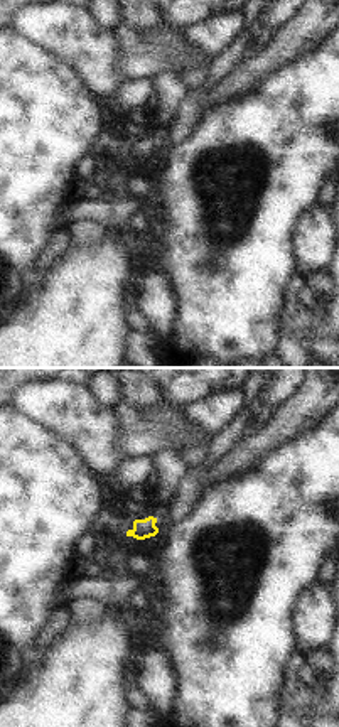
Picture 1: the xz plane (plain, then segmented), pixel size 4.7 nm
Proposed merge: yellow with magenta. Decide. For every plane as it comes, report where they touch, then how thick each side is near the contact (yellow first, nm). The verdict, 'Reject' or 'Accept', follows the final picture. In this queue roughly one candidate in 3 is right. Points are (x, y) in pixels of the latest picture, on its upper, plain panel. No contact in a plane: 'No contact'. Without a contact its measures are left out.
No contact.

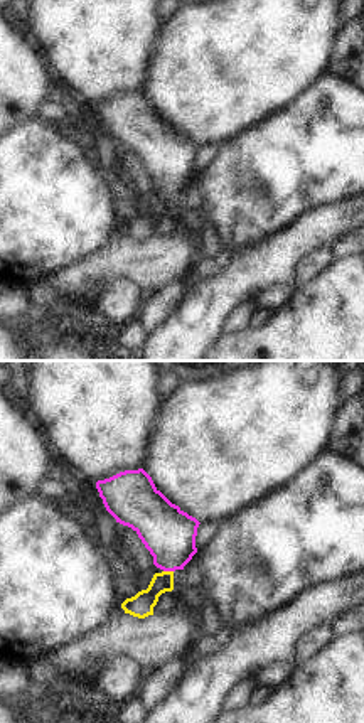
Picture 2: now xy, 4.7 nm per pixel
Touches yellow at (169, 194). Thickness 120 nm (yellow) against 260 nm.

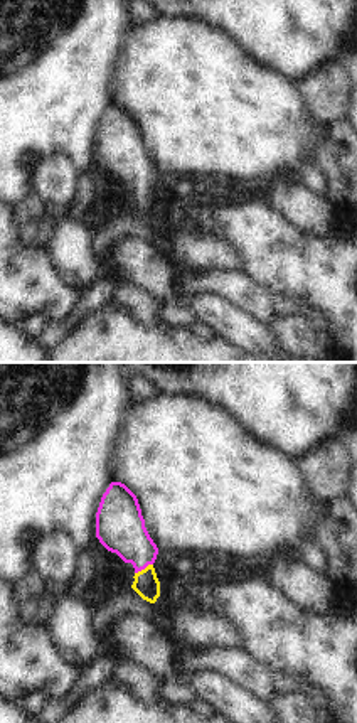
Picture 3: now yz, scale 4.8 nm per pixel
Touches yellow at (145, 191). Thickness 120 nm (yellow) against 240 nm.

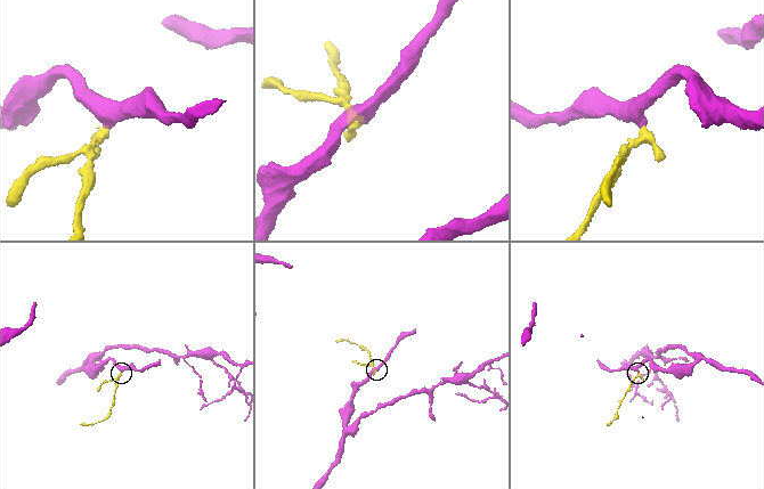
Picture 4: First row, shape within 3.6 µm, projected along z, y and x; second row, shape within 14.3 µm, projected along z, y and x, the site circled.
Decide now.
Accept.

